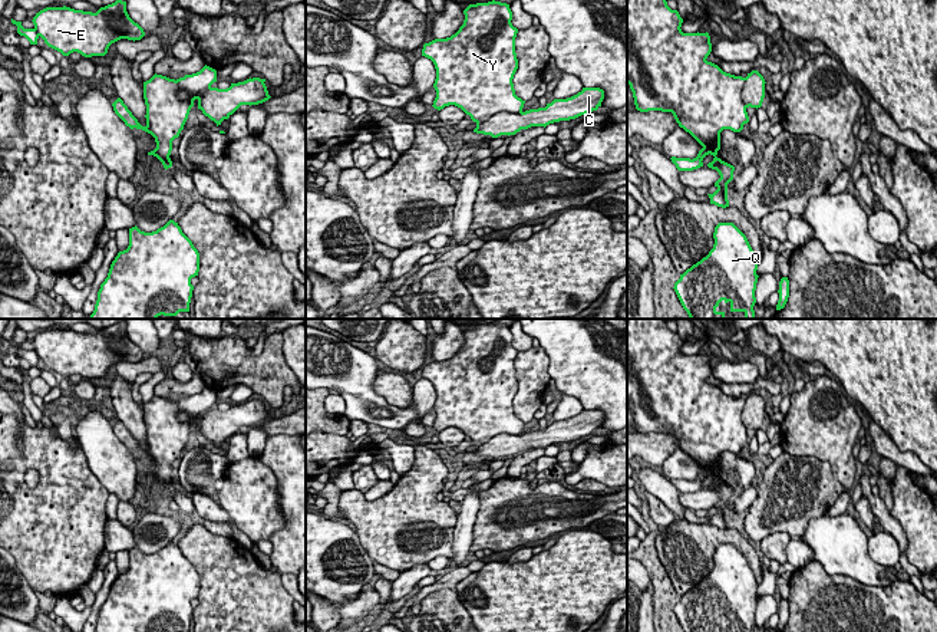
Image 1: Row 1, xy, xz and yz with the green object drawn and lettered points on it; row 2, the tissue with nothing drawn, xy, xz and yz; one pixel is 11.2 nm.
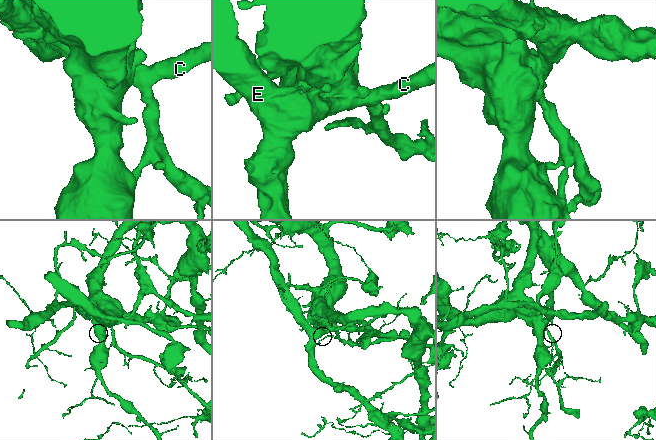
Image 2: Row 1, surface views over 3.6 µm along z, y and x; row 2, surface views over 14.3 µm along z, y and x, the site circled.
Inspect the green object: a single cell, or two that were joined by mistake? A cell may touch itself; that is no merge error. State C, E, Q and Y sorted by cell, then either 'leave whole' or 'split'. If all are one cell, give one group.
groups C E / Q Y; split

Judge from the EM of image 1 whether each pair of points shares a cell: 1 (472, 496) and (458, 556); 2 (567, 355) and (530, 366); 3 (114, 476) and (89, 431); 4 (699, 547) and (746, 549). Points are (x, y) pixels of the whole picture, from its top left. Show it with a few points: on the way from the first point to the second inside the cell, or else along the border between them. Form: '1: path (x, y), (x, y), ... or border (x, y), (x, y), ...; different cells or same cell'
1: path (468, 510), (462, 542); same cell
2: border (538, 346), (548, 358), (548, 375), (551, 378); different cells
3: path (114, 464), (99, 443); same cell
4: path (711, 537), (735, 539); same cell

